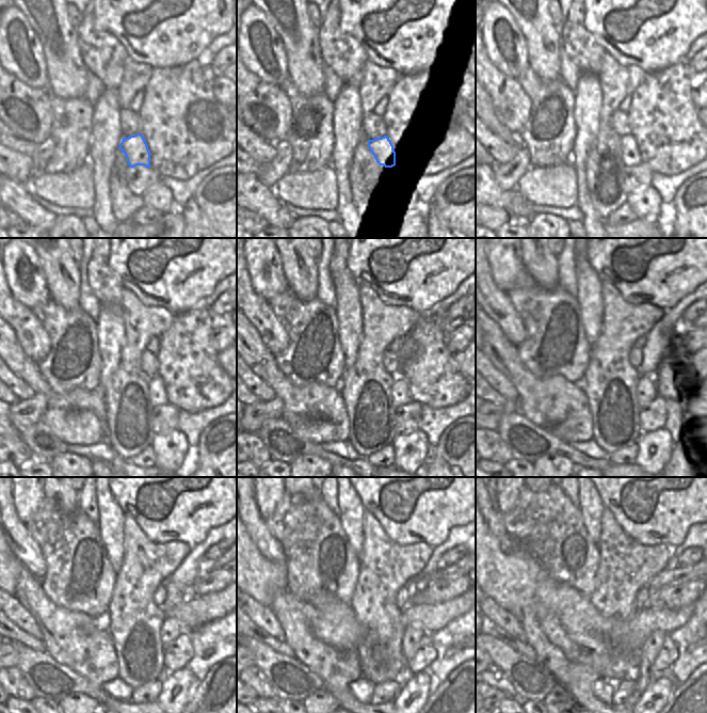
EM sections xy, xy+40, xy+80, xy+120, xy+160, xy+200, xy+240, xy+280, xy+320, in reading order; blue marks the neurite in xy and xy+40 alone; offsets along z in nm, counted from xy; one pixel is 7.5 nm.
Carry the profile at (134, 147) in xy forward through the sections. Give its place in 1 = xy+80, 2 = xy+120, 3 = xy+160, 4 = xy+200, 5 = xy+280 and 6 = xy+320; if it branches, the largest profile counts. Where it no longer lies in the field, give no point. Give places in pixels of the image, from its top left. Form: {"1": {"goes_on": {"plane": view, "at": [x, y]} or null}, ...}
{"1": {"goes_on": {"plane": "xy+80", "at": [630, 156]}}, "2": {"goes_on": {"plane": "xy+120", "at": [157, 395]}}, "3": {"goes_on": {"plane": "xy+160", "at": [400, 396]}}, "4": {"goes_on": {"plane": "xy+200", "at": [646, 392]}}, "5": {"goes_on": {"plane": "xy+280", "at": [412, 635]}}, "6": {"goes_on": {"plane": "xy+320", "at": [652, 646]}}}

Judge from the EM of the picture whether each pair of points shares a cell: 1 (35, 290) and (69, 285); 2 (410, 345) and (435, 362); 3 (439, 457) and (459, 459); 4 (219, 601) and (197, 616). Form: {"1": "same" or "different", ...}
{"1": "different", "2": "different", "3": "same", "4": "same"}

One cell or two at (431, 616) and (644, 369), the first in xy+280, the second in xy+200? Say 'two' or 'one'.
two

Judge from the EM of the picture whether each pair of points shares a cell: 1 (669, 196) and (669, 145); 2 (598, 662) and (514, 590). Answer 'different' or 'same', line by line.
1: different
2: same

